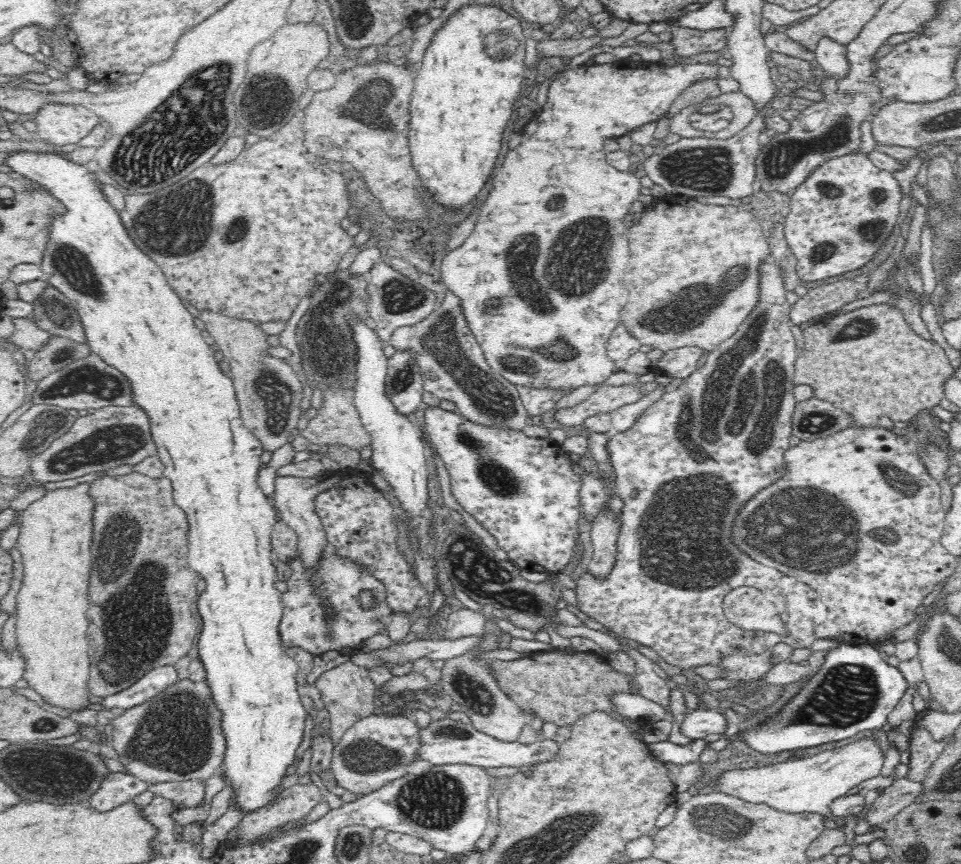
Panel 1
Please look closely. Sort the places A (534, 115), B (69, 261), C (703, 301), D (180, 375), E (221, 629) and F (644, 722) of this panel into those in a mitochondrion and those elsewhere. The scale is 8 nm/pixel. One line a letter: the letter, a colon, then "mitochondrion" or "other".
A: other
B: mitochondrion
C: mitochondrion
D: other
E: other
F: other

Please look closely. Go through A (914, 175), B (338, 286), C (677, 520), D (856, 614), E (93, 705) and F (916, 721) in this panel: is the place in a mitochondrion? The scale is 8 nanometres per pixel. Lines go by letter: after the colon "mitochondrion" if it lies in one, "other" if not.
A: other
B: other
C: mitochondrion
D: other
E: other
F: other

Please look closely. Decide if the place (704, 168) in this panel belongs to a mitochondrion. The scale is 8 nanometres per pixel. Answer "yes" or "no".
yes

